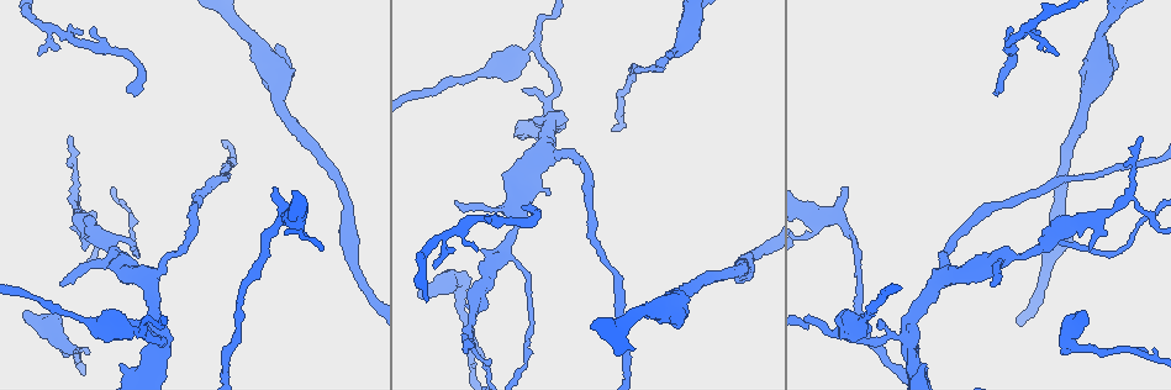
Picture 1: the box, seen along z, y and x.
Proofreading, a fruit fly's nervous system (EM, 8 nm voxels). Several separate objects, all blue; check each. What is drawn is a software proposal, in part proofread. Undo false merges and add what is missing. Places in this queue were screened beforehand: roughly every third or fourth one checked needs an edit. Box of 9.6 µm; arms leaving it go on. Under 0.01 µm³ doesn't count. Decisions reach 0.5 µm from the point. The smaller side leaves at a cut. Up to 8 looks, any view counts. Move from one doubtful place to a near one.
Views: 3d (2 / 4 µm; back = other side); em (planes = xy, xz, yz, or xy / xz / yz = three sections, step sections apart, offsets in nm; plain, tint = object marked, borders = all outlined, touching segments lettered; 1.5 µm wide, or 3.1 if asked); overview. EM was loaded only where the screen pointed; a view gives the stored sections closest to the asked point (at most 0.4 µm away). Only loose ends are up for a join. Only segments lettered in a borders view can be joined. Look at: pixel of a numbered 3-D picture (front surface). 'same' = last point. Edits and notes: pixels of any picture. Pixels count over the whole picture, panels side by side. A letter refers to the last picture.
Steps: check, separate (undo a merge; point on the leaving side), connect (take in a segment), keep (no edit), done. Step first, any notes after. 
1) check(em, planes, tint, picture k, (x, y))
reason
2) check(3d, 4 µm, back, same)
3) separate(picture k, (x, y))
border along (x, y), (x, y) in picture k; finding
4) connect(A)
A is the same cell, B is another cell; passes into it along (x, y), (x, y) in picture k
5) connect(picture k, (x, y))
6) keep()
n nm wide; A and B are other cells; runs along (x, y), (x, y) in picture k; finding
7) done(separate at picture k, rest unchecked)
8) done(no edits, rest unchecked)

check(3d, 4 µm, back, picture 1, (668, 56))
an open end

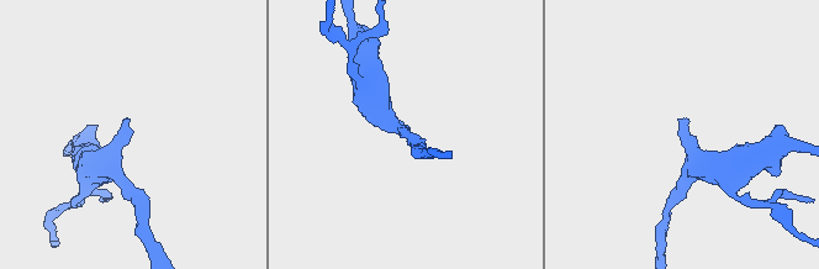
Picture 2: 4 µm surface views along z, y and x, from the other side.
check(em, planes, borders, picture 2, (679, 122))
need the tissue

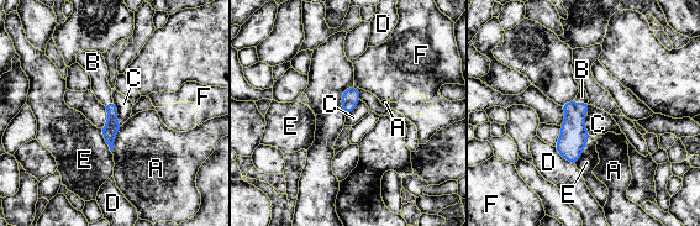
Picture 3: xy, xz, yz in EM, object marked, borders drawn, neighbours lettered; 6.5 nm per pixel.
connect(B)
B is the same cell, A, C, D, E and F are other cells; the neuron continues

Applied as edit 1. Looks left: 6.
check(overview)
redraw

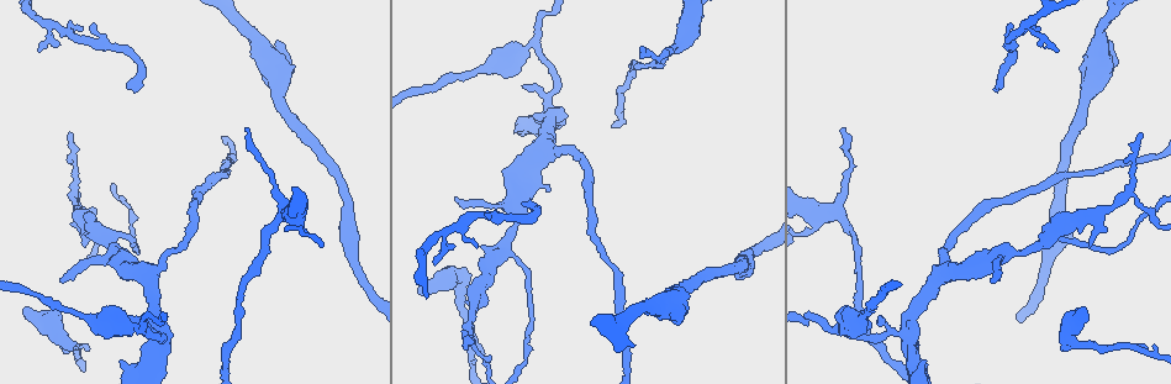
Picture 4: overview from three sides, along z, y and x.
check(3d, 4 µm, picture 4, (491, 214))
branch stops here

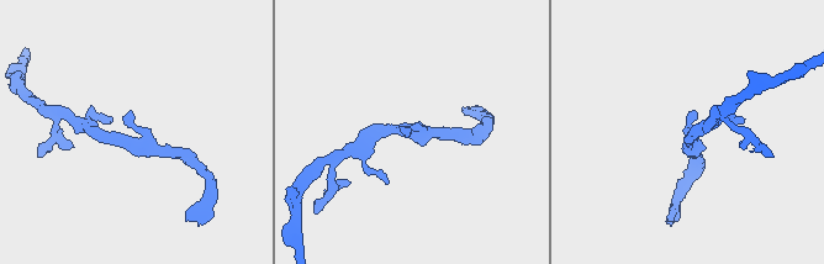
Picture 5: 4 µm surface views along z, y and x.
check(em, planes, tint, picture 5, (129, 112))

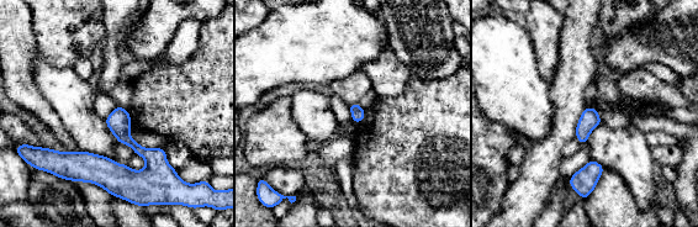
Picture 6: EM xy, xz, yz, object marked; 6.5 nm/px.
check(em, planes, borders, same)

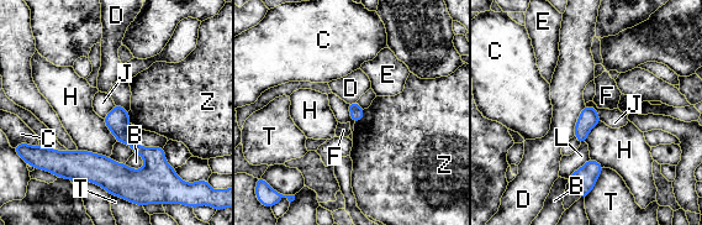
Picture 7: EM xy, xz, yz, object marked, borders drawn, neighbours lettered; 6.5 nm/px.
keep()
B, C, D, E, F, H, J, L, T and Z are other cells; none of them fits

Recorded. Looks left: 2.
check(em, xz, step 4, borders, picture 4, (134, 92))
branch stops here

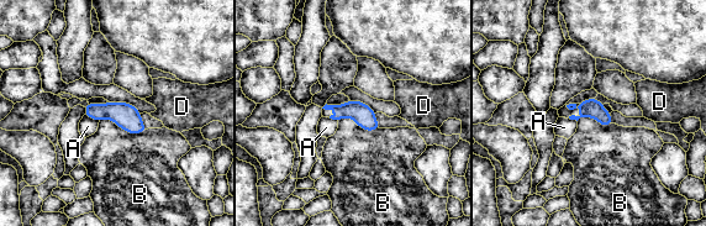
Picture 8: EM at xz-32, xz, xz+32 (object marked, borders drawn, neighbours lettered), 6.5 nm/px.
check(em, planes, borders, same)

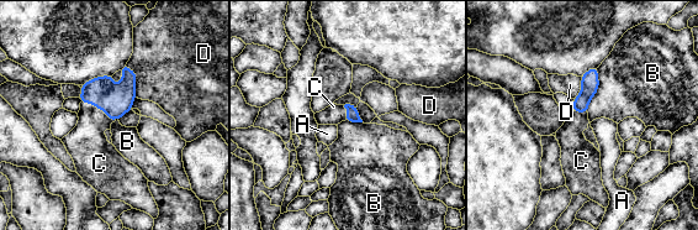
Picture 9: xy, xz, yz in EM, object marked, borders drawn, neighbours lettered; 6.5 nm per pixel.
connect(C)
C is the same cell, A, B and D are other cells; the neuron continues

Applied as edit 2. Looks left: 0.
done(connect at picture 3, connect at picture 9, rest unchecked)

